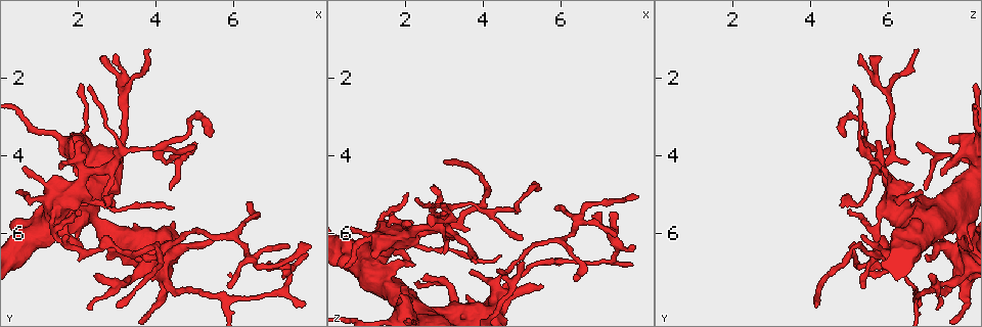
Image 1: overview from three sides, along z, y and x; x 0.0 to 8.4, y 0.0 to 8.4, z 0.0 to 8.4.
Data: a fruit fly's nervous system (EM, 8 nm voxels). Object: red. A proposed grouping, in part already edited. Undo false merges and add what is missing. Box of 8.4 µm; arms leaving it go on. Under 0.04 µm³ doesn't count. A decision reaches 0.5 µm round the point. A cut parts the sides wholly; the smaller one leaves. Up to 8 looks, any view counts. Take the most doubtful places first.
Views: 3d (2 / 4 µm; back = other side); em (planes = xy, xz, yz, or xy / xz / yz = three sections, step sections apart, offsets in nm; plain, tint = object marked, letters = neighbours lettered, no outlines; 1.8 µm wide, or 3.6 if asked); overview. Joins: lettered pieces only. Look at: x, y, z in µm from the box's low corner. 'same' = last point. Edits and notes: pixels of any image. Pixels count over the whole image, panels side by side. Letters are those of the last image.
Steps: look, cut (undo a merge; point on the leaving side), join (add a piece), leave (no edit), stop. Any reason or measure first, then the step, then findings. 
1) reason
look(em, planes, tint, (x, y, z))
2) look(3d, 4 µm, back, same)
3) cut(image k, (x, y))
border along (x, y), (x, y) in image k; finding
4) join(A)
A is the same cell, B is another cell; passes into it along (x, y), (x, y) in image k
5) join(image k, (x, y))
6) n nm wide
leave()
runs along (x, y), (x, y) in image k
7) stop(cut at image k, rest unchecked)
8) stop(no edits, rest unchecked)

look(3d, 2 µm, back, (7.40, 7.10, 6.50))

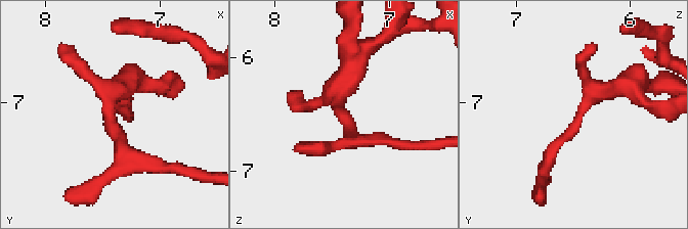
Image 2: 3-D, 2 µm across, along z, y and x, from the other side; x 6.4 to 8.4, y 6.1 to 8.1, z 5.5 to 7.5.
now the EM
look(em, yz, step 8, letters, (7.44, 7.14, 6.46))

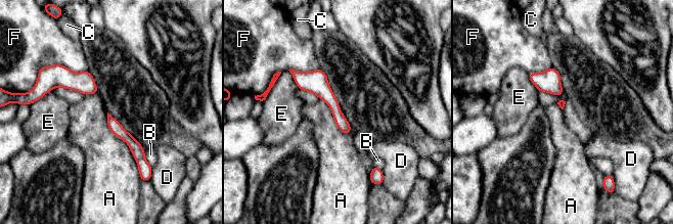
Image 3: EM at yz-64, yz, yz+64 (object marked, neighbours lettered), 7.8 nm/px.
look(em, planes, letters, same)

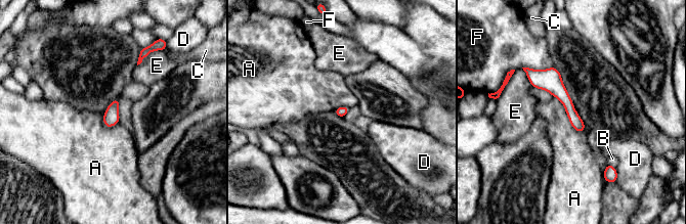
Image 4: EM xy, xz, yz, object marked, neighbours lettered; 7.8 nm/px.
leave()
A, B, C, D, E and F are other cells; border along (553, 96), (569, 124), (584, 133) in image 4; one cell here

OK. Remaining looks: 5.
thin end
look(3d, 4 µm, (4.40, 5.35, 6.50))

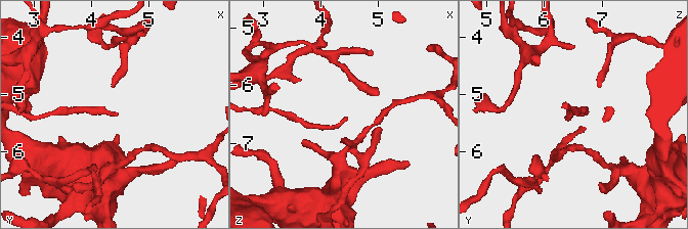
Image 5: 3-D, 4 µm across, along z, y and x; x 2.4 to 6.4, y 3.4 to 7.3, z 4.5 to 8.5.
look(em, planes, letters, (4.45, 5.35, 6.55))

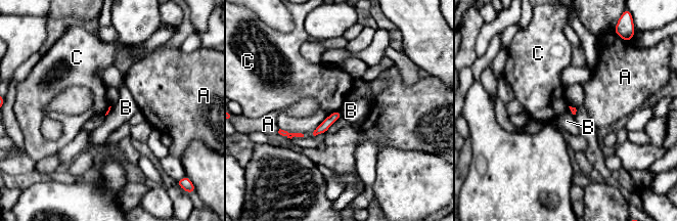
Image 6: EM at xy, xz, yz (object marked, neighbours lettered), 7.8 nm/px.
C touches over 280 nm
leave()
A, B and C are other cells; none of them fits

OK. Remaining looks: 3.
thick turns thin
look(3d, 4 µm, back, (1.40, 5.45, 6.15))

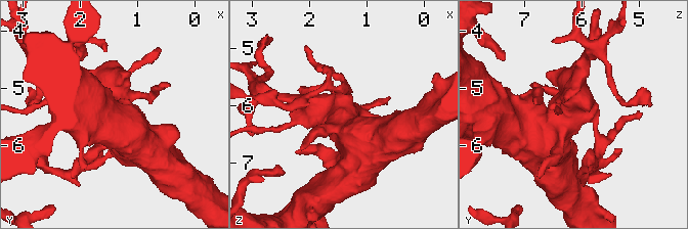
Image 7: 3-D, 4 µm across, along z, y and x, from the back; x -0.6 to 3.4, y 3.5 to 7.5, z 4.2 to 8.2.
look(em, 3.6 µm, xz, step 16, letters, (1.45, 5.40, 6.15))

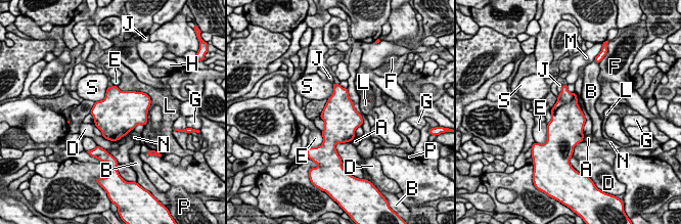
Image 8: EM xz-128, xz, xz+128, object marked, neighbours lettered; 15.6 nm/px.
L touches over 360 nm
leave()
A, B, D, E, F, G, H, J, L, M, N, P and S are other cells; border along (107, 86), (105, 96), (94, 101) in image 8; all the same cell

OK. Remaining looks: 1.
stop(no edits, rest unchecked)

